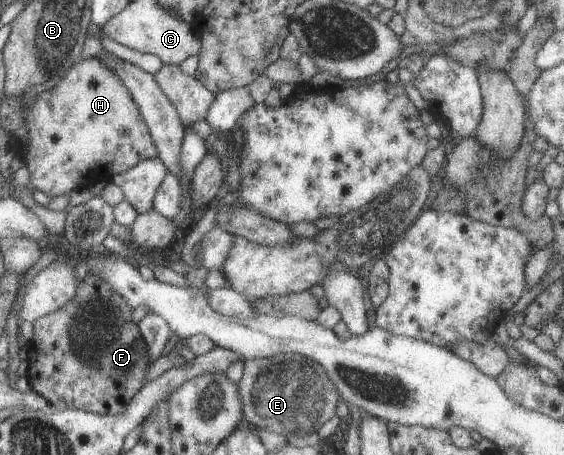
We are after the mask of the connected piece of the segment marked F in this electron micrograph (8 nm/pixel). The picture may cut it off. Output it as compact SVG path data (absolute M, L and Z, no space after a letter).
M87 272L83 280L79 281L74 293L74 296L64 306L61 306L53 313L37 318L32 323L33 336L27 342L27 371L26 379L29 383L30 389L42 398L47 400L48 405L51 405L56 411L63 411L66 409L78 409L89 413L96 413L99 415L117 415L122 414L132 397L142 388L144 384L144 376L148 370L150 359L148 358L148 351L146 343L143 341L138 327L130 320L131 308L115 293L109 286L105 285L99 278Z

